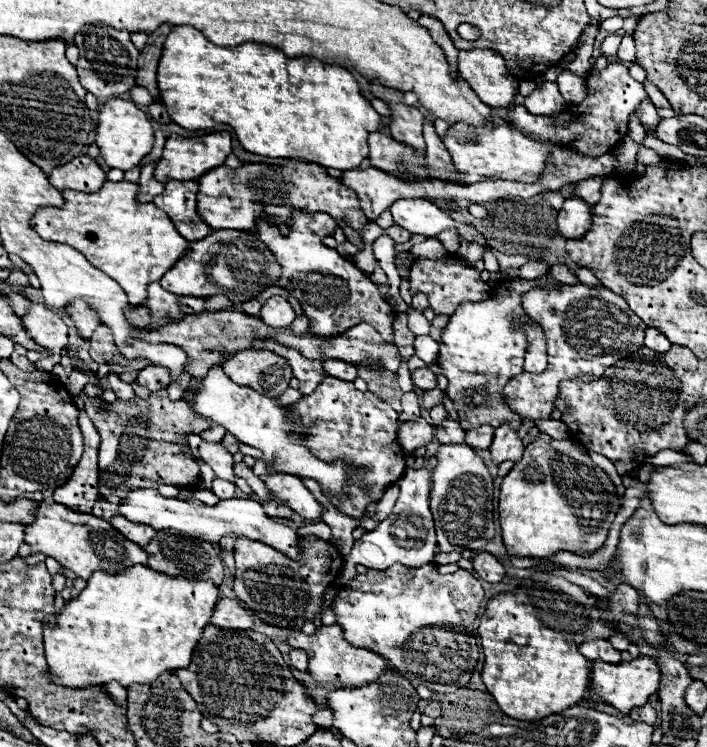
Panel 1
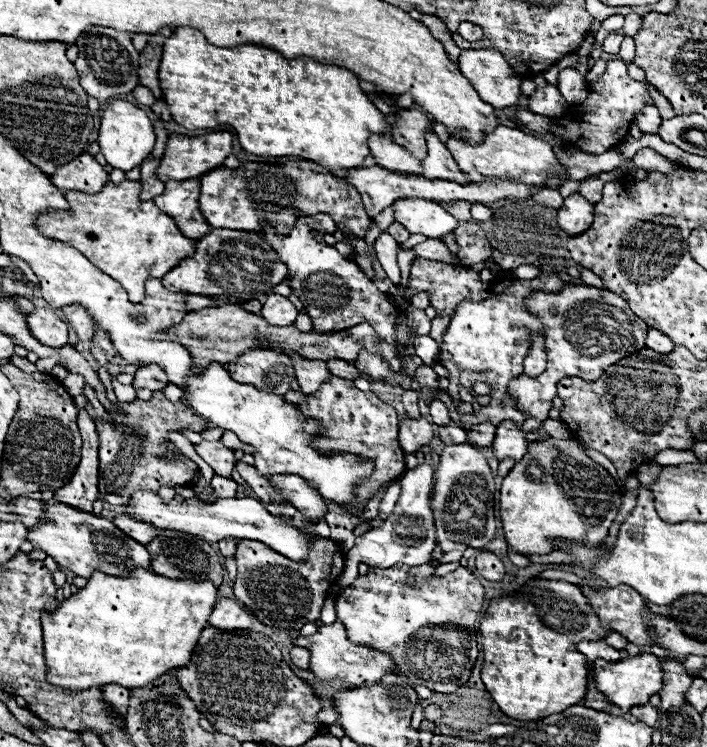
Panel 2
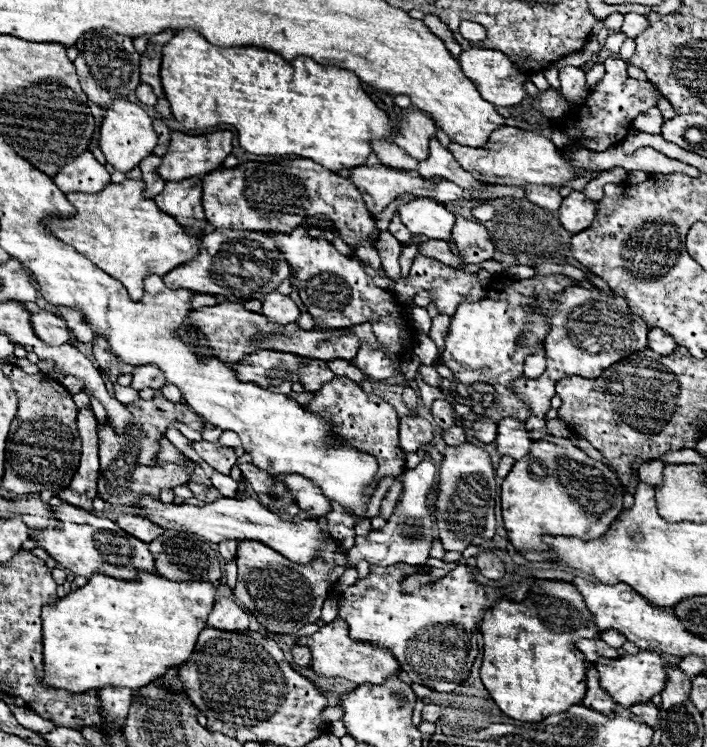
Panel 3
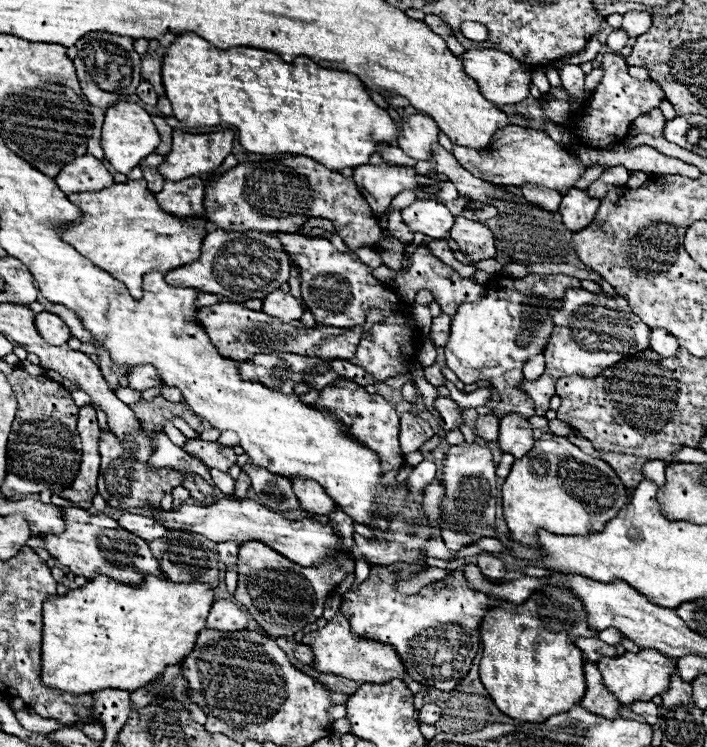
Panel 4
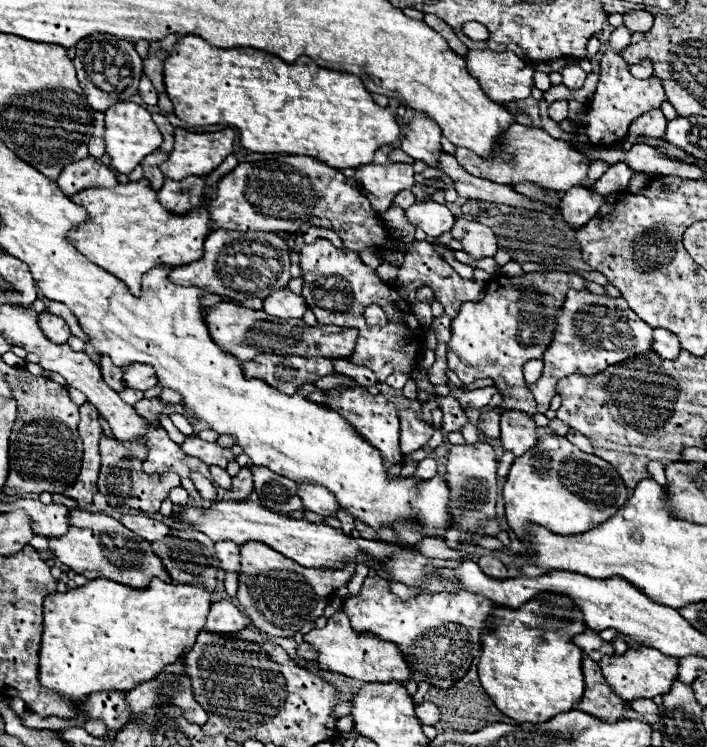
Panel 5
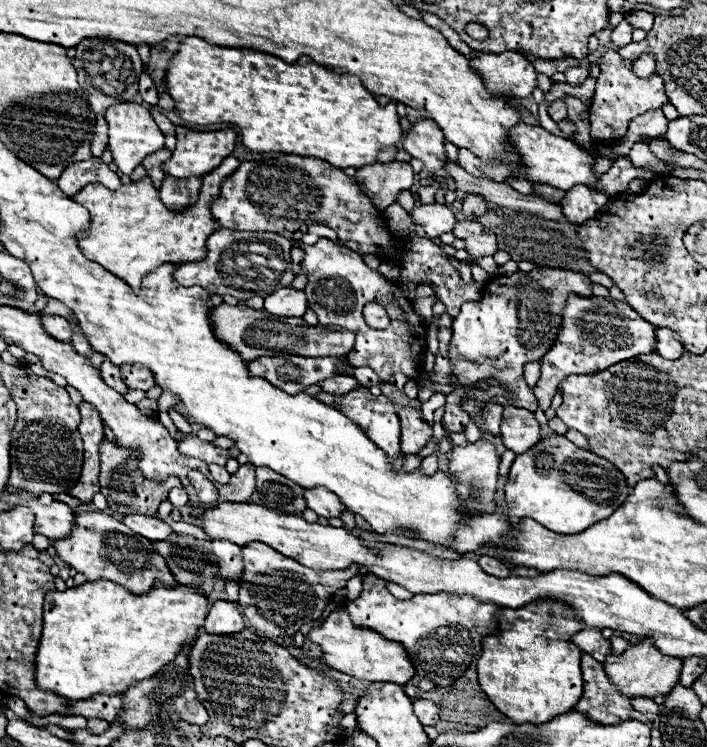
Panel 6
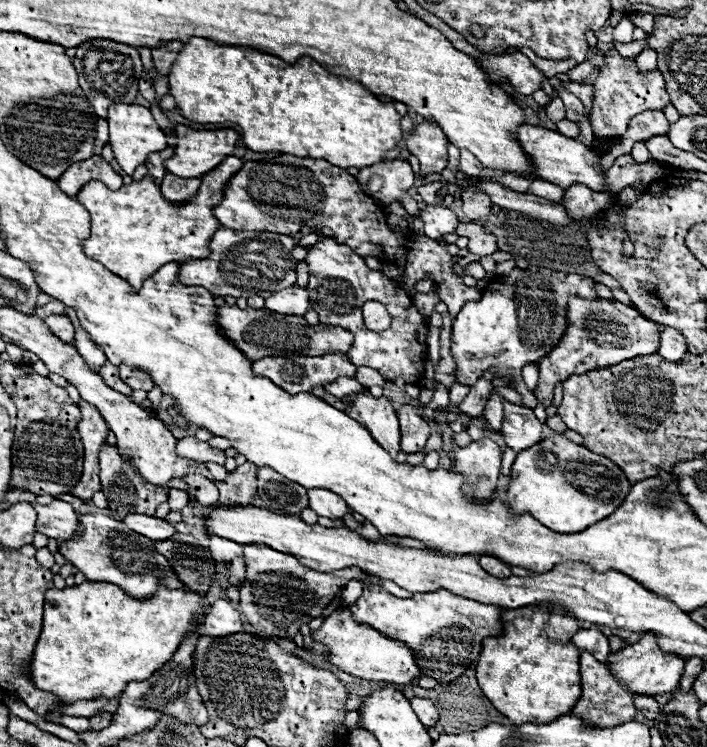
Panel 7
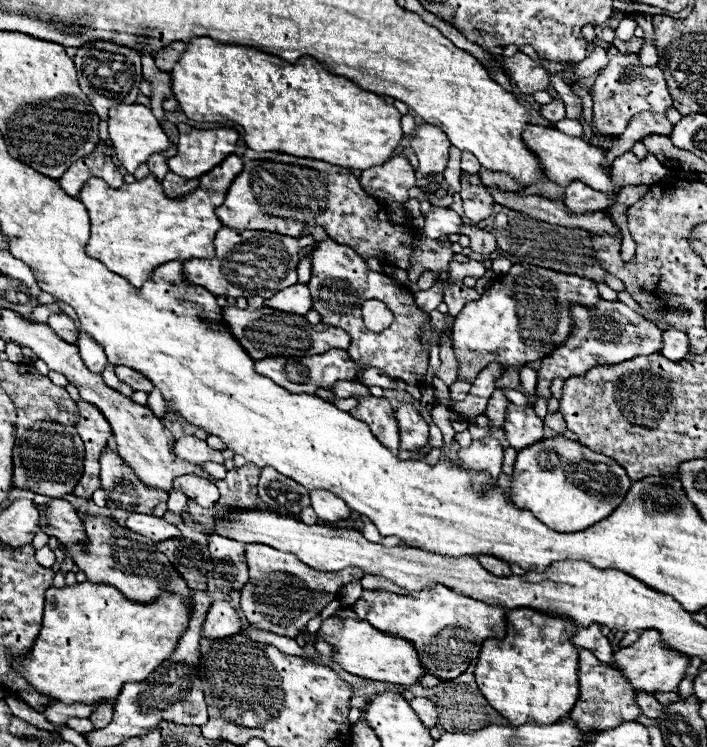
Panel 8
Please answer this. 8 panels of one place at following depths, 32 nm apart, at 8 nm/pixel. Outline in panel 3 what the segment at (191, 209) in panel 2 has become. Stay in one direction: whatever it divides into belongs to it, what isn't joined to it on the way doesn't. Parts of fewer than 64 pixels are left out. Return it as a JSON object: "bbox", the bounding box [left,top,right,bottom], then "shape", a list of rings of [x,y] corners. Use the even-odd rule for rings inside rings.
{"bbox":[154,178,208,236],"shape":[[[188,178],[182,182],[166,182],[164,192],[154,198],[162,212],[174,216],[180,226],[192,236],[204,234],[208,222],[200,206],[202,198],[202,178]]]}

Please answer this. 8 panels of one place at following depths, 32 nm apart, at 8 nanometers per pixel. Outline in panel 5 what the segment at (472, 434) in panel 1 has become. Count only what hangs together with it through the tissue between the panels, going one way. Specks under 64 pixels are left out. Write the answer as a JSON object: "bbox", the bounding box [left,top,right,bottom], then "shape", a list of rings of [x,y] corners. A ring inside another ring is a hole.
{"bbox":[478,408,500,438],"shape":[[[494,408],[492,412],[482,414],[482,420],[478,422],[478,430],[488,438],[500,436],[500,412]]]}

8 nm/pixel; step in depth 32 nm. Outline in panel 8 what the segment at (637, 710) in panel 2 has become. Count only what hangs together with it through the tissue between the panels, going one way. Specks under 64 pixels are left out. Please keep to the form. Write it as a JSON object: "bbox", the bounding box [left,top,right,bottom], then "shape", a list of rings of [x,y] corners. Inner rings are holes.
{"bbox":[636,692,662,718],"shape":[[[638,692],[636,694],[636,704],[642,710],[642,714],[646,714],[648,718],[658,718],[662,714],[662,704],[654,698],[654,694]]]}

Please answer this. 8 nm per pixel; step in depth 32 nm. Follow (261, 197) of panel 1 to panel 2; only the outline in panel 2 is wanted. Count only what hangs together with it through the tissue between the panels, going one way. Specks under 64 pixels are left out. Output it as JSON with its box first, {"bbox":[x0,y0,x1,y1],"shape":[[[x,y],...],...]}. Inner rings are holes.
{"bbox":[200,160,372,238],"shape":[[[290,160],[286,164],[262,164],[262,162],[246,162],[240,168],[226,168],[220,166],[216,170],[210,170],[200,178],[200,212],[206,218],[206,222],[212,228],[230,228],[230,230],[248,230],[248,232],[258,232],[262,224],[270,224],[278,228],[278,232],[288,234],[294,226],[296,214],[302,216],[312,216],[312,214],[330,214],[338,228],[346,234],[350,230],[356,238],[364,238],[366,230],[370,228],[372,220],[362,208],[360,194],[350,188],[350,184],[344,182],[344,178],[332,176],[324,166],[318,166],[316,162],[306,162],[306,160]]]}

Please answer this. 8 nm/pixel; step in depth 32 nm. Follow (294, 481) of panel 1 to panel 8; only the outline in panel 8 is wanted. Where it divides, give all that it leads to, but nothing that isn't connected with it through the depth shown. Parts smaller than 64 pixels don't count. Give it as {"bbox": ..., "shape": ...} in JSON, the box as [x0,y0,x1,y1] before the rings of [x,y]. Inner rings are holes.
{"bbox":[310,490,352,522],"shape":[[[312,490],[310,502],[312,502],[312,508],[318,514],[318,518],[326,518],[330,522],[344,520],[352,514],[352,510],[346,506],[346,502],[342,502],[342,498],[338,498],[336,494],[330,494],[326,490]]]}

